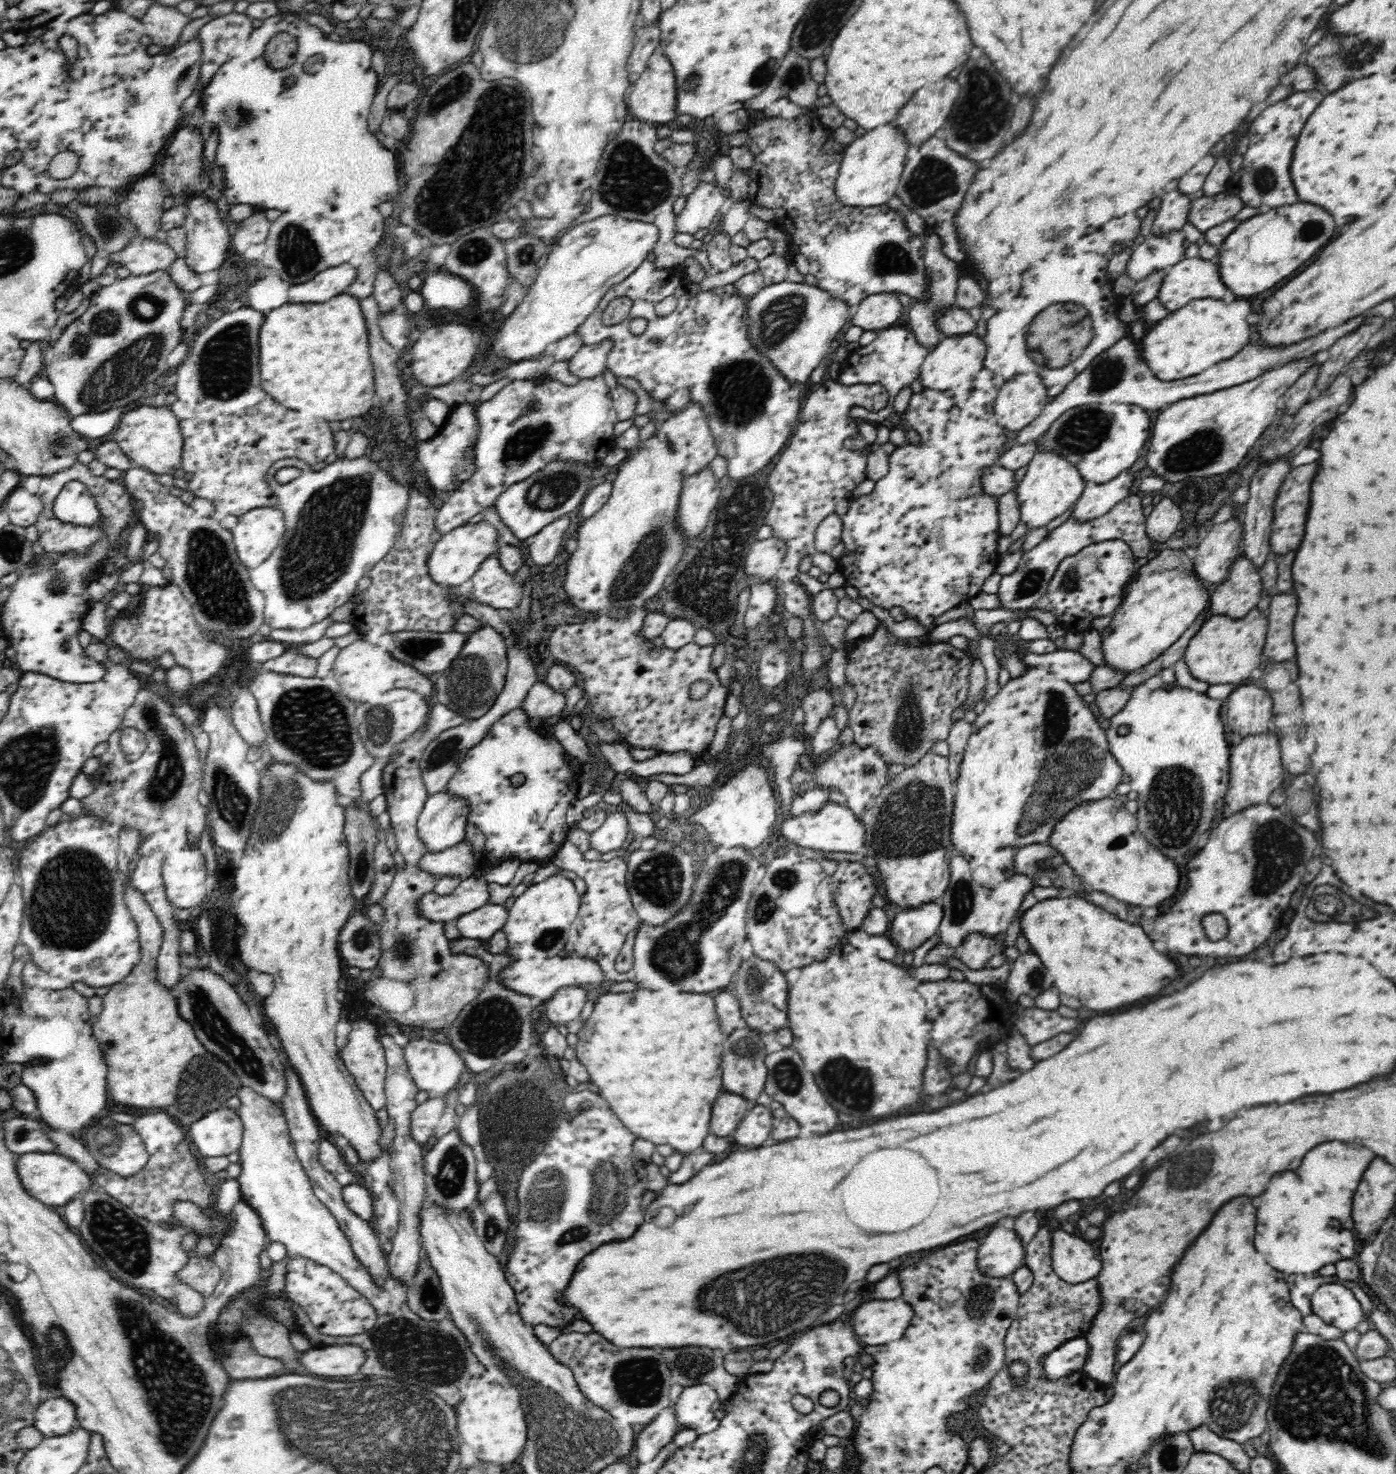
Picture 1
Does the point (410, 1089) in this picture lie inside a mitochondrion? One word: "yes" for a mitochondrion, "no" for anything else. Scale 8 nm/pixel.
no

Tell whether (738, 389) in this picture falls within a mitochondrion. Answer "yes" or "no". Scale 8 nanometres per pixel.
yes

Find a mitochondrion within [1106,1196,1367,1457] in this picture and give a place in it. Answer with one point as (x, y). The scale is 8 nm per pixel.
(1231, 1409)

